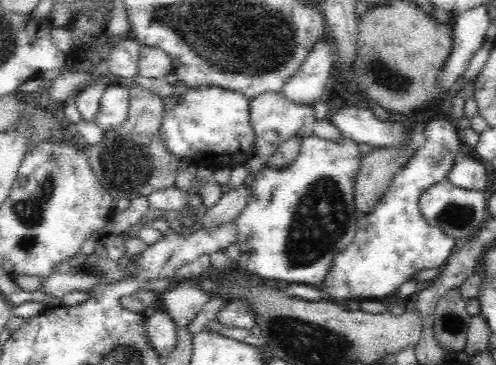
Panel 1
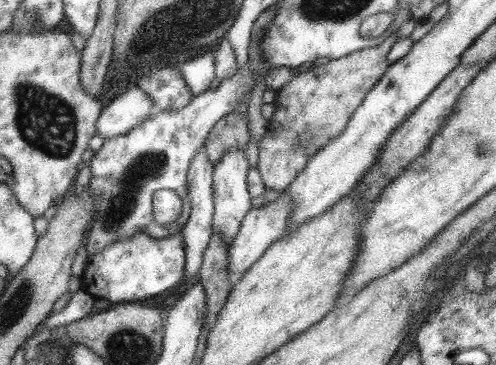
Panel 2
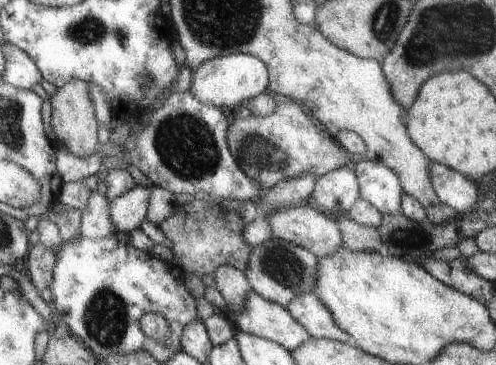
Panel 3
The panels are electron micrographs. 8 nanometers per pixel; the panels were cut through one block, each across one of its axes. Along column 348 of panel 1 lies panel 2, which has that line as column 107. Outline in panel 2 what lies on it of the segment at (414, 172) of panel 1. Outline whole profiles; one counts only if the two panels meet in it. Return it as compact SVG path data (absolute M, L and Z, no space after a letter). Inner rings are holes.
M131 234L129 238L115 240L109 246L103 246L99 254L87 258L87 266L81 272L81 290L93 296L95 300L105 298L109 302L135 302L161 294L179 286L185 278L185 246L179 234L157 240L149 234Z

